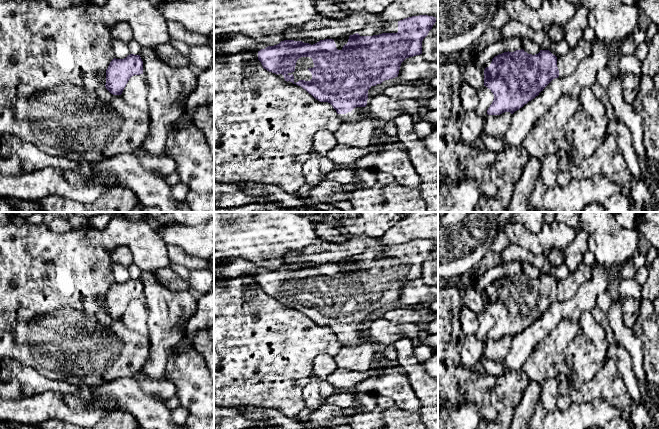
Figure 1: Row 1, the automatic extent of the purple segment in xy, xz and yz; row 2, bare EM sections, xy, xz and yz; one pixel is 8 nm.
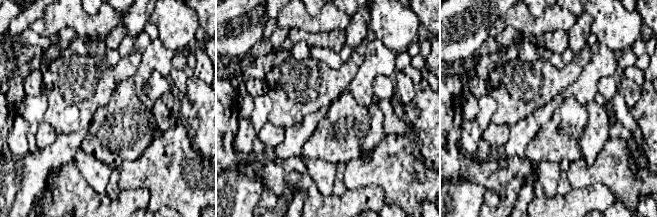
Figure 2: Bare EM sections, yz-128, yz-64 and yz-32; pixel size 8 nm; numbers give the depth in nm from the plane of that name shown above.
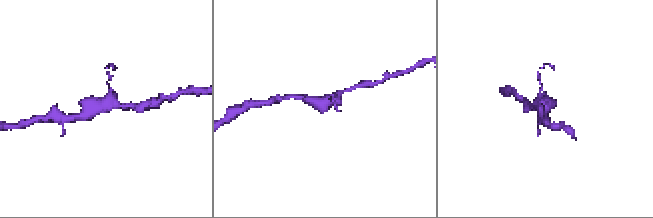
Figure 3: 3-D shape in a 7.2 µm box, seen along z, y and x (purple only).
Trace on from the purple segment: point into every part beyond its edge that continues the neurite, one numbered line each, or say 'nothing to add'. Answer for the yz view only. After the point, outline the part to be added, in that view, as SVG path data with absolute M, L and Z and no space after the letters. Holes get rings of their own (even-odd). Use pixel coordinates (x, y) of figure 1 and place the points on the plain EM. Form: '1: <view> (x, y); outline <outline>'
1: yz (567, 287); outline M581 263L567 278L557 281L559 301L572 298L581 284L592 279L591 265Z

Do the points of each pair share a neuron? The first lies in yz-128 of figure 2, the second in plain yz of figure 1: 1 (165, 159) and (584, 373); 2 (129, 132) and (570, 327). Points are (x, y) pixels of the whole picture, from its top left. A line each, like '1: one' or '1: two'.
1: two
2: one

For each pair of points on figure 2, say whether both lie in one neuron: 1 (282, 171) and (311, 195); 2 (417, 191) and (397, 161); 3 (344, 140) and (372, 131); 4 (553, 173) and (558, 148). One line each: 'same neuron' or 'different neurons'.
1: different neurons
2: same neuron
3: different neurons
4: different neurons

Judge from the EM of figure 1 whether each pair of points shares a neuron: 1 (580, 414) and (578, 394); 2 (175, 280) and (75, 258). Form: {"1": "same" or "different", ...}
{"1": "different", "2": "different"}

